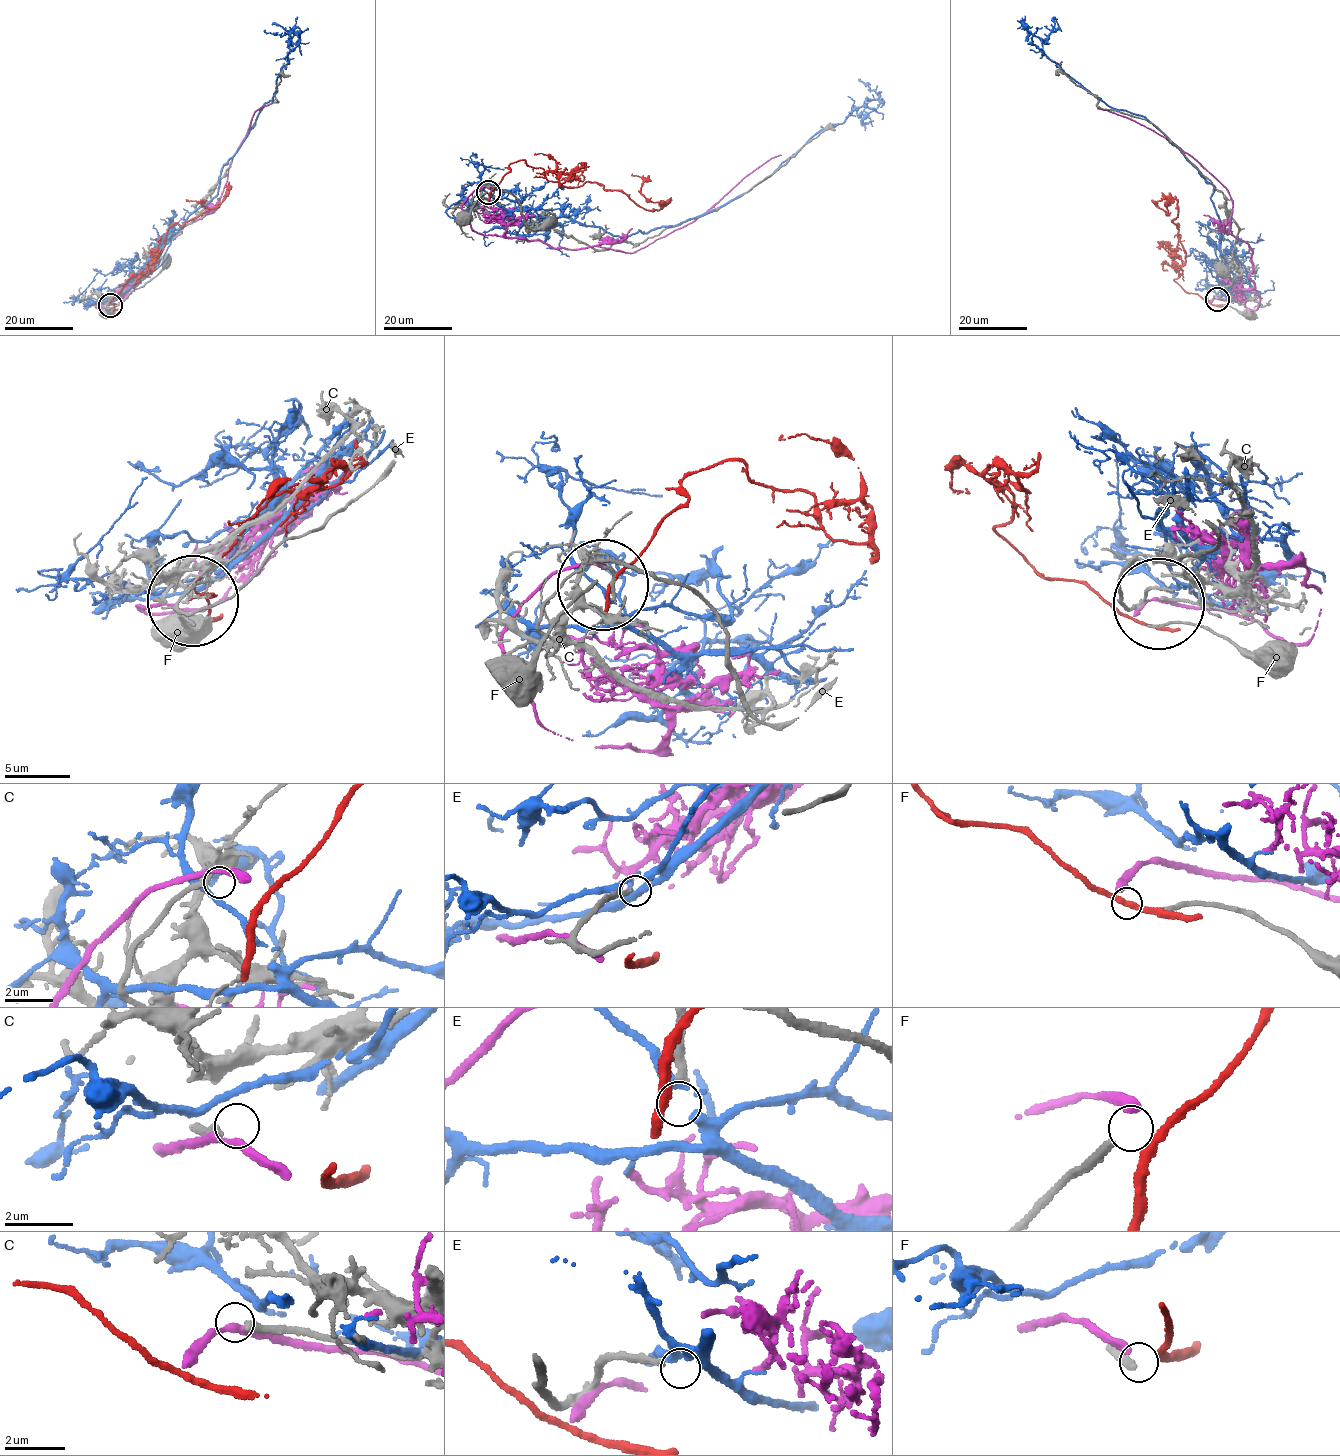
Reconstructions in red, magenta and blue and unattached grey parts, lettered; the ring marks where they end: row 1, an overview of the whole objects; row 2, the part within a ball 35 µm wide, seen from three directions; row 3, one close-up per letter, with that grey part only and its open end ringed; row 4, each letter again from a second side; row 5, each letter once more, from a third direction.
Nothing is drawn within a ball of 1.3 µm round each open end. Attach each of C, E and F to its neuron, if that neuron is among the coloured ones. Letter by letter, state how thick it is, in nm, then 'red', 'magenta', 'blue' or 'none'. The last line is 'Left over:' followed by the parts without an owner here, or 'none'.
C: 240 nm thick; none
E: 220 nm thick; blue
F: 220 nm thick; magenta
Left over: C

